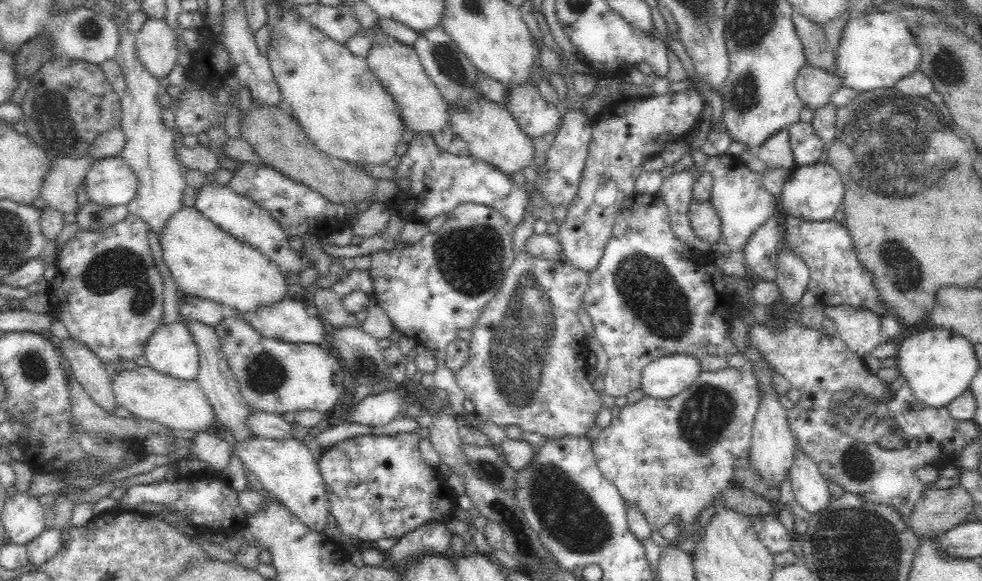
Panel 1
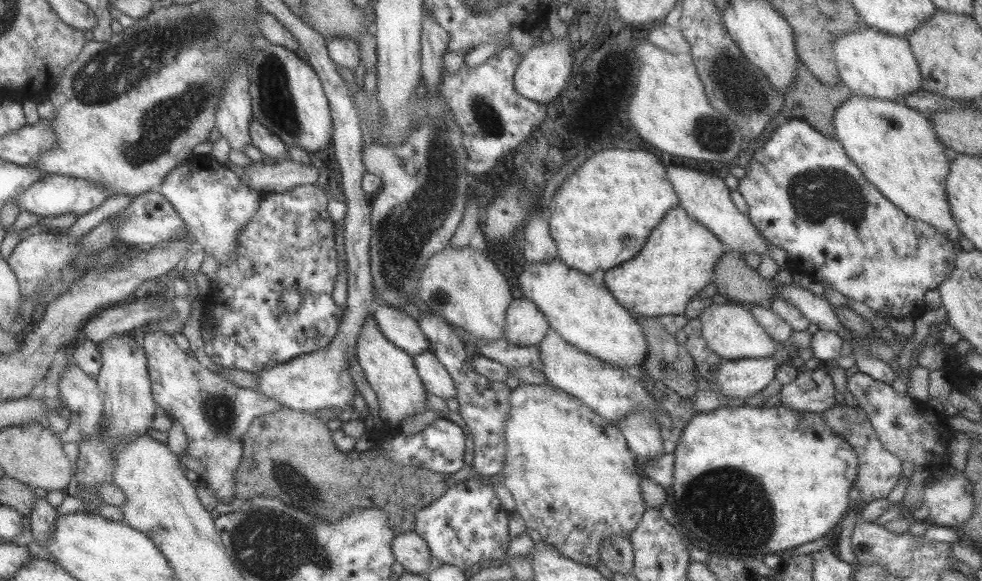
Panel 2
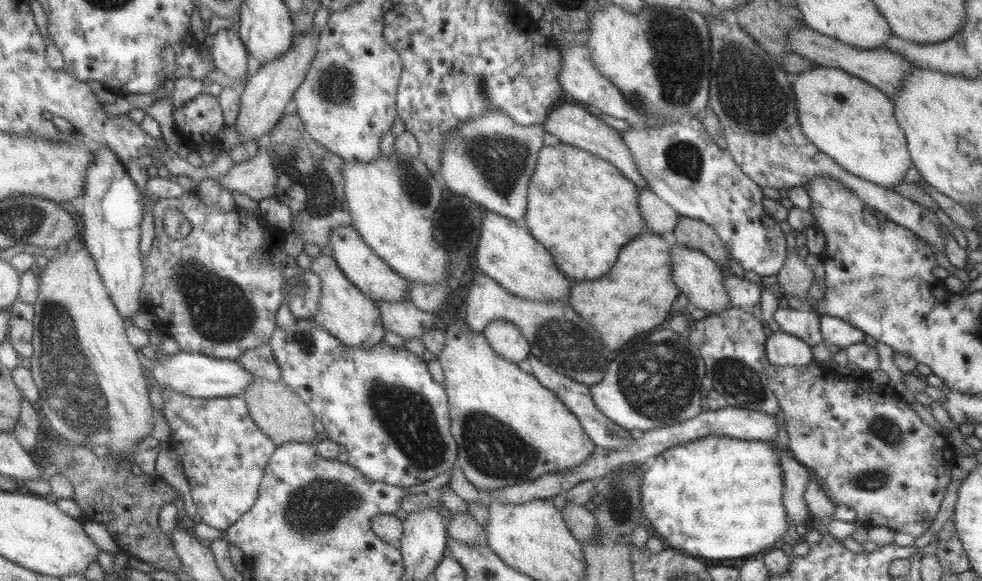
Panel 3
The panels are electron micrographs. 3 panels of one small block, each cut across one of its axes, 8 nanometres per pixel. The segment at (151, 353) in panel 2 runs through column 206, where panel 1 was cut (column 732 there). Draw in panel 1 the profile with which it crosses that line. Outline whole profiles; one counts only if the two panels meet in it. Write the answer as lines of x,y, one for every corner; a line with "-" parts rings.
745,367
742,371
734,370
734,368
728,368
720,372
703,372
700,374
700,378
690,386
684,392
680,392
676,396
669,399
654,398
652,396
646,395
642,400
635,402
634,404
627,403
624,405
616,418
612,419
612,422
603,428
599,432
598,436
590,440
590,447
592,447
592,452
594,453
594,460
596,465
600,469
602,475
606,480
614,483
616,489
622,497
622,501
626,504
626,508
630,505
636,507
642,515
645,516
649,528
653,531
659,531
661,528
669,523
678,514
680,516
681,526
678,529
678,536
671,542
670,545
678,547
679,549
691,552
696,546
697,535
701,529
701,525
704,524
704,520
707,514
711,512
714,508
721,506
721,494
723,491
730,487
737,487
735,482
735,462
738,459
748,459
751,447
751,434
753,431
753,422
755,414
758,410
758,402
760,402
759,383
757,379
750,372
750,368

